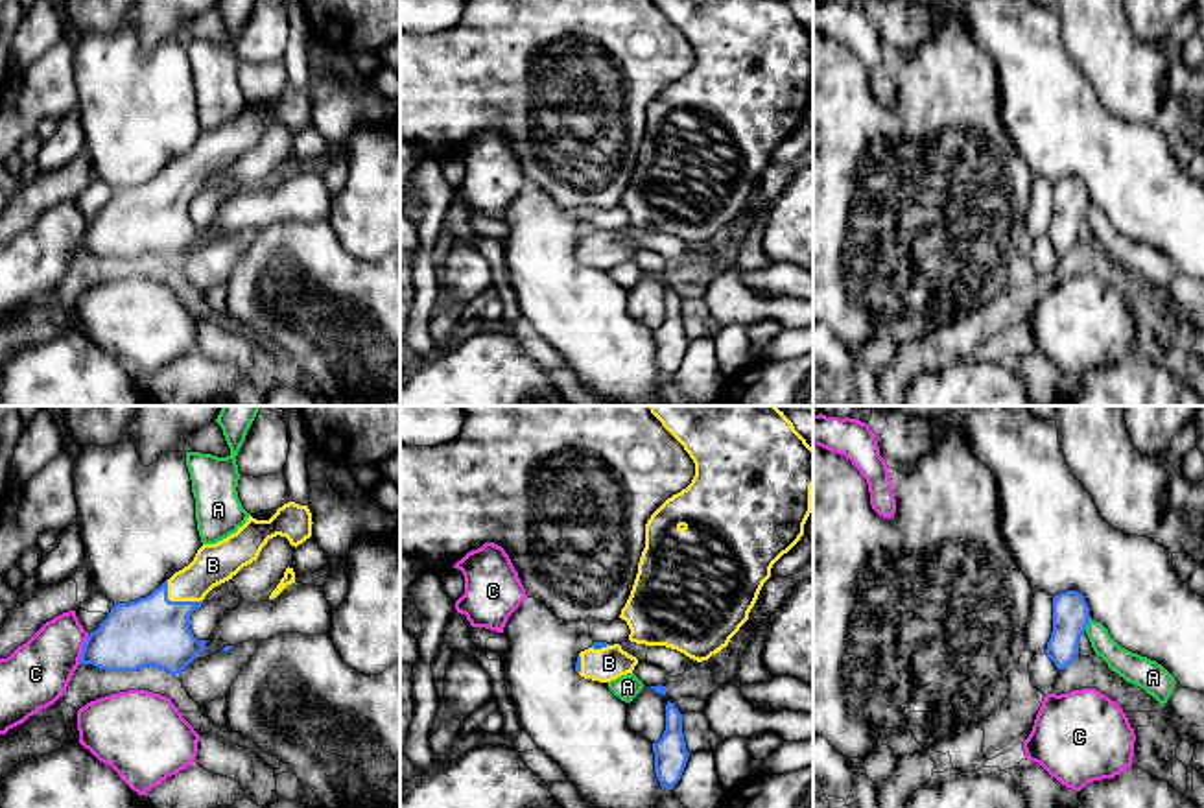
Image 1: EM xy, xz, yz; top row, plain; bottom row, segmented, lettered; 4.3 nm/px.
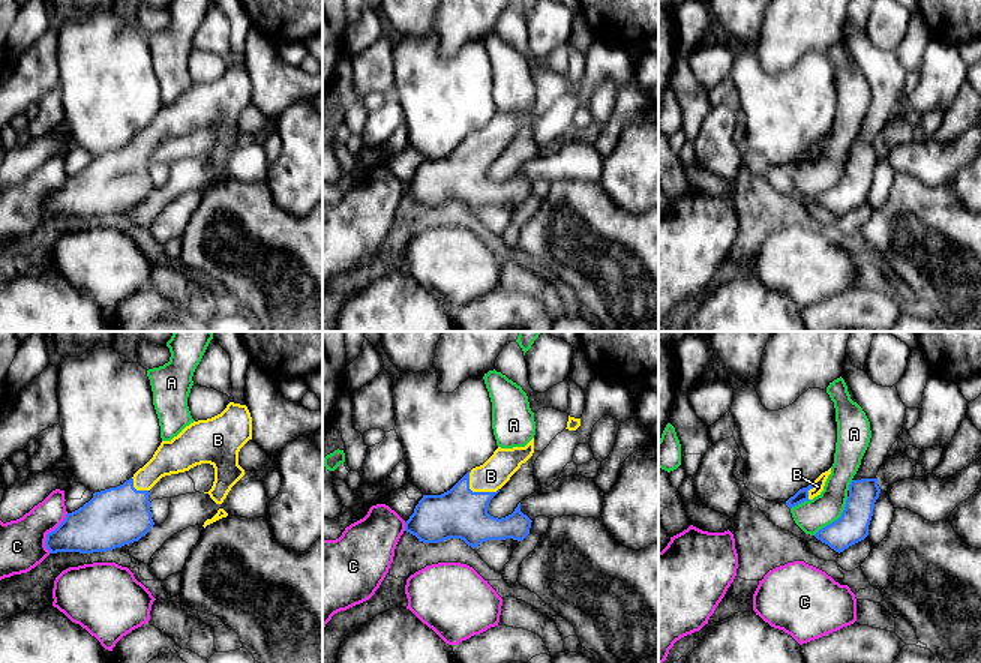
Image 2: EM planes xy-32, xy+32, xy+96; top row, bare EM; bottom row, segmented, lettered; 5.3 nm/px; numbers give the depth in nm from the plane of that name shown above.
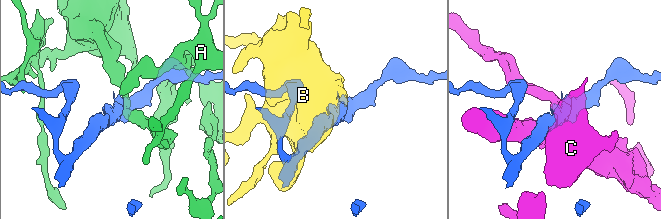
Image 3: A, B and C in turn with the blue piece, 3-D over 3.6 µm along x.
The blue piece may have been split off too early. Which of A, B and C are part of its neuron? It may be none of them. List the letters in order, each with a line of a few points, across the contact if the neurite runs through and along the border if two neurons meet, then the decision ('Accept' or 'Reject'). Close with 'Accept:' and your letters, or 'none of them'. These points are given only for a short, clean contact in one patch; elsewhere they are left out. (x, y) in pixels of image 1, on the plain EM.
A: Reject
B: Line: xy (152, 218), (176, 189), (212, 152). Accept
C: Reject
Accept: B

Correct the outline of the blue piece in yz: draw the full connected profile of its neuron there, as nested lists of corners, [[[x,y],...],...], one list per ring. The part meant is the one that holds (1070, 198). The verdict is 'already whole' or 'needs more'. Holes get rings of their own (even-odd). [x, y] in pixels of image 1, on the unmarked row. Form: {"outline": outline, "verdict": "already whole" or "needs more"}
{"outline": [[[1066,177],[1053,183],[1053,220],[1045,242],[1058,256],[1077,245],[1079,227],[1090,207],[1090,194],[1080,179]]], "verdict": "already whole"}

